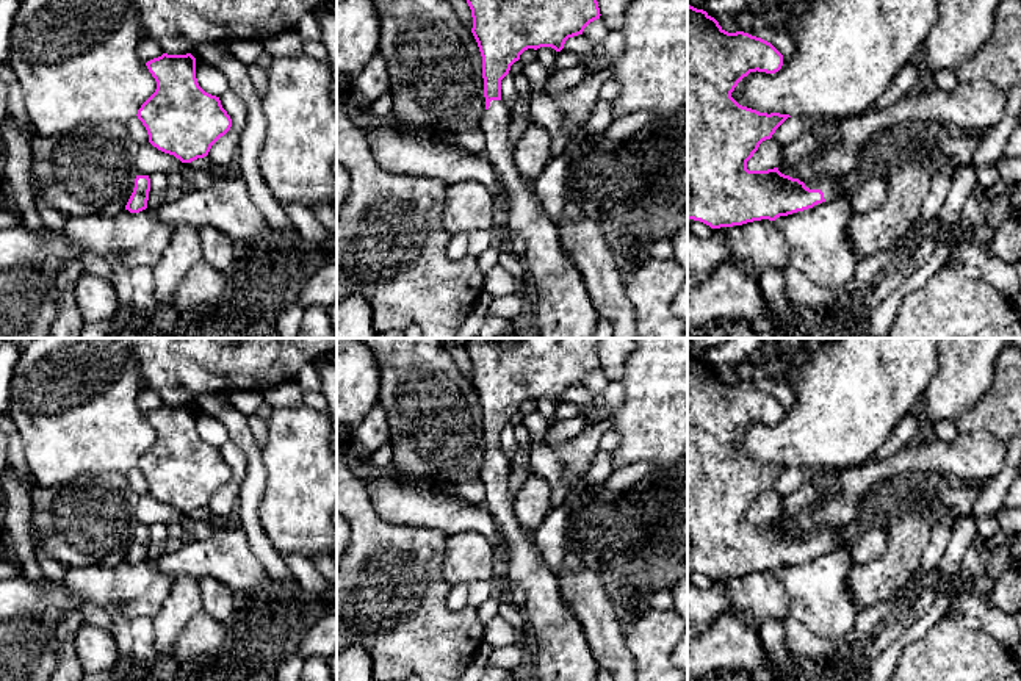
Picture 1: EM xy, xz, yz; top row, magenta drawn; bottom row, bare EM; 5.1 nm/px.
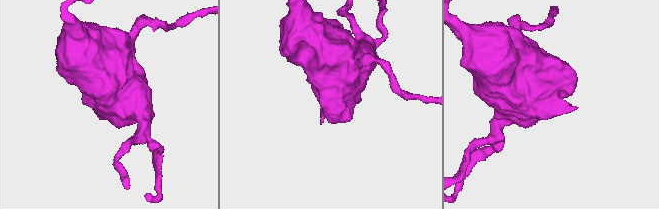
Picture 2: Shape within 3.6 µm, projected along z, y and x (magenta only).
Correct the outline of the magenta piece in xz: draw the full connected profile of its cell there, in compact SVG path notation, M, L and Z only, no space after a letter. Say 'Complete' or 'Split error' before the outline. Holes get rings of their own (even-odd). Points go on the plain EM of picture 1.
Split error. M468 338L464 344L473 368L471 384L482 407L485 459L481 484L485 488L485 507L501 531L504 557L501 571L504 584L520 586L526 592L523 612L529 634L531 675L536 681L595 681L598 664L592 654L584 629L561 595L559 578L540 560L514 513L509 493L510 460L501 451L501 431L528 399L564 399L568 388L583 385L584 379L600 369L598 338Z

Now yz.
Split error. M687 354L687 570L711 579L775 571L817 554L847 549L869 524L819 526L806 532L778 521L749 521L747 512L759 495L770 490L789 465L759 463L739 456L731 443L750 423L775 424L783 405L767 391L744 382L728 384L706 362Z

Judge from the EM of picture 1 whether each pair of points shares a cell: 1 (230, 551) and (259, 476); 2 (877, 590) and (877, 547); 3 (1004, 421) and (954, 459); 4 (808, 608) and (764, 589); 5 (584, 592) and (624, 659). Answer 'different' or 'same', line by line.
1: different
2: different
3: different
4: different
5: same

